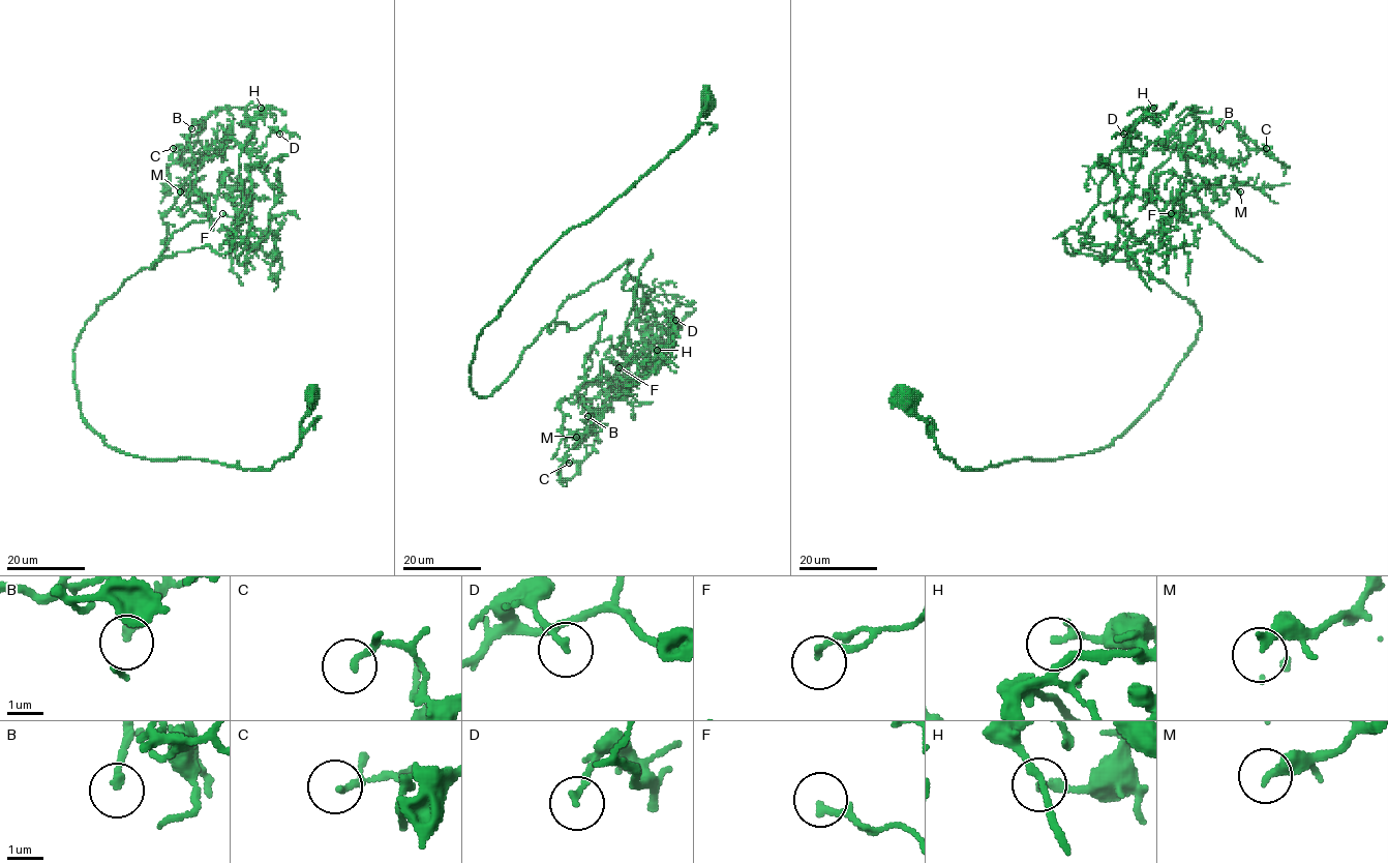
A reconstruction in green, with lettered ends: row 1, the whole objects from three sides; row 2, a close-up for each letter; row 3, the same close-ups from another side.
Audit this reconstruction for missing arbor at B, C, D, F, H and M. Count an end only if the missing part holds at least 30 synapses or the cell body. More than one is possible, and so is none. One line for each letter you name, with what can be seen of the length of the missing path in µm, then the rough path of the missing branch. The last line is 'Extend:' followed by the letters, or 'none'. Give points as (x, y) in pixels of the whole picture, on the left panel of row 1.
M: missing 15 µm; course (180, 191), (183, 191), (182, 206), (160, 216)
Extend: M

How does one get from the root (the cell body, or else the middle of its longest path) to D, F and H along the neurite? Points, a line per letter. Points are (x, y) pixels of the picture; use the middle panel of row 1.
D: (710, 98), (531, 268), (471, 389), (490, 396), (628, 261), (646, 319), (675, 320)
F: (710, 98), (531, 268), (470, 384), (490, 396), (566, 300), (632, 261), (619, 367)
H: (710, 98), (695, 132), (531, 268), (478, 337), (470, 384), (490, 396), (566, 300), (628, 261), (657, 350)

